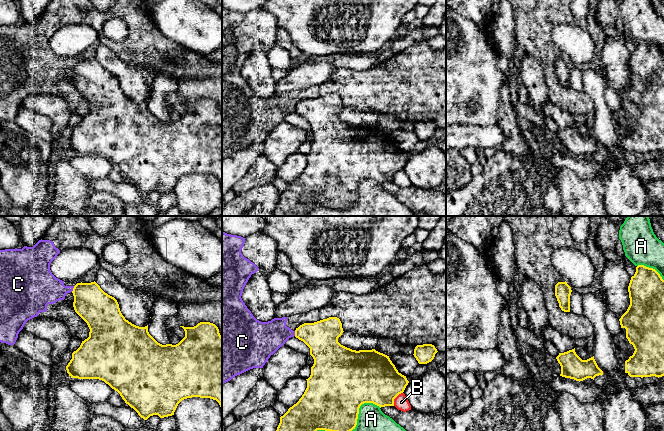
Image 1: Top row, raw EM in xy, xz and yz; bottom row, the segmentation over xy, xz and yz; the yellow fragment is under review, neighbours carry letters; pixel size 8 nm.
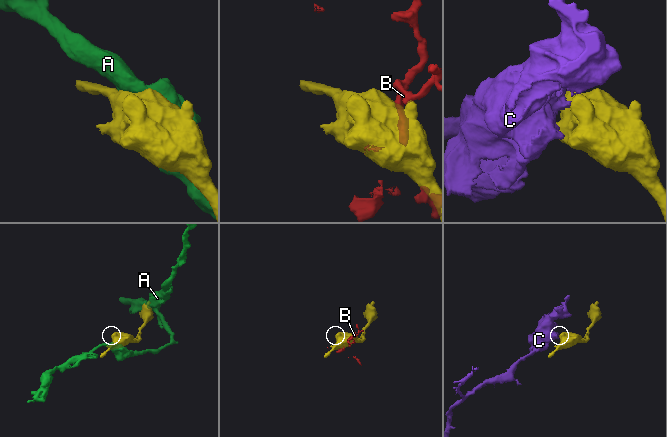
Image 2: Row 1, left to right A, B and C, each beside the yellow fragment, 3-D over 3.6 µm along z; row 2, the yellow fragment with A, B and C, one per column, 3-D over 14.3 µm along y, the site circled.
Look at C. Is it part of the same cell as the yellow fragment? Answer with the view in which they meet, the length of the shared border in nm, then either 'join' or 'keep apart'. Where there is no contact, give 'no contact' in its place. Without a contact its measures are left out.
contact in xy; length 50 nm; keep apart

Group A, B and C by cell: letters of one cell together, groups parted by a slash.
A / B / C

